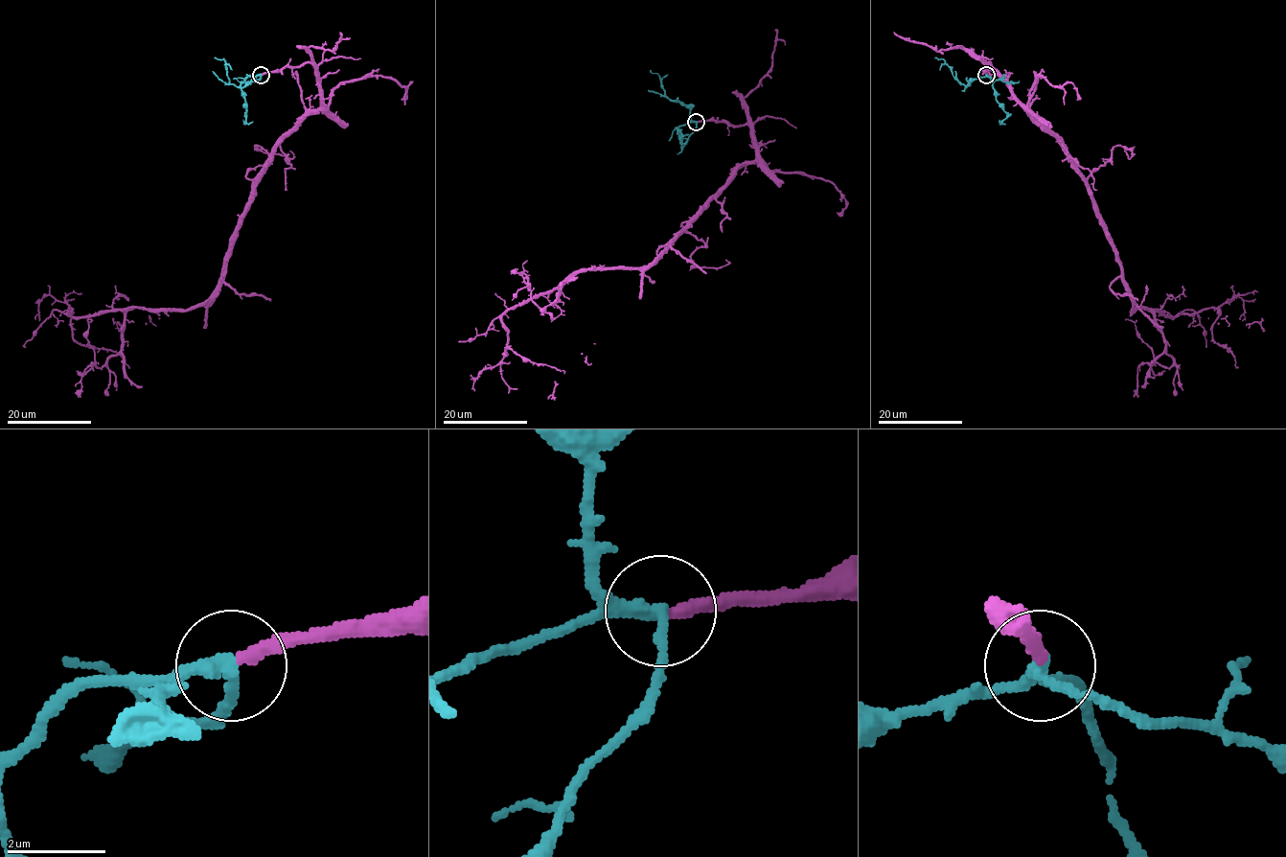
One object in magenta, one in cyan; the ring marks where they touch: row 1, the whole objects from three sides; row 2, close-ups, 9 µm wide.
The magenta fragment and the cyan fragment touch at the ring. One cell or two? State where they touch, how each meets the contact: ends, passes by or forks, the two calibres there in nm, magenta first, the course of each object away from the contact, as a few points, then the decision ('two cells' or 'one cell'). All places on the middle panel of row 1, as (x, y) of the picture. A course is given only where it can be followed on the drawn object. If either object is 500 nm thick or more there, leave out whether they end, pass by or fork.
(696, 122) | magenta ends | cyan passes by | 240/240 nm | magenta via (697, 122), (749, 127), (755, 158), (654, 259), (501, 316), (534, 362), (594, 344) | cyan via (697, 122), (691, 119), (688, 107), (664, 95), (661, 80), (650, 71) | one cell

